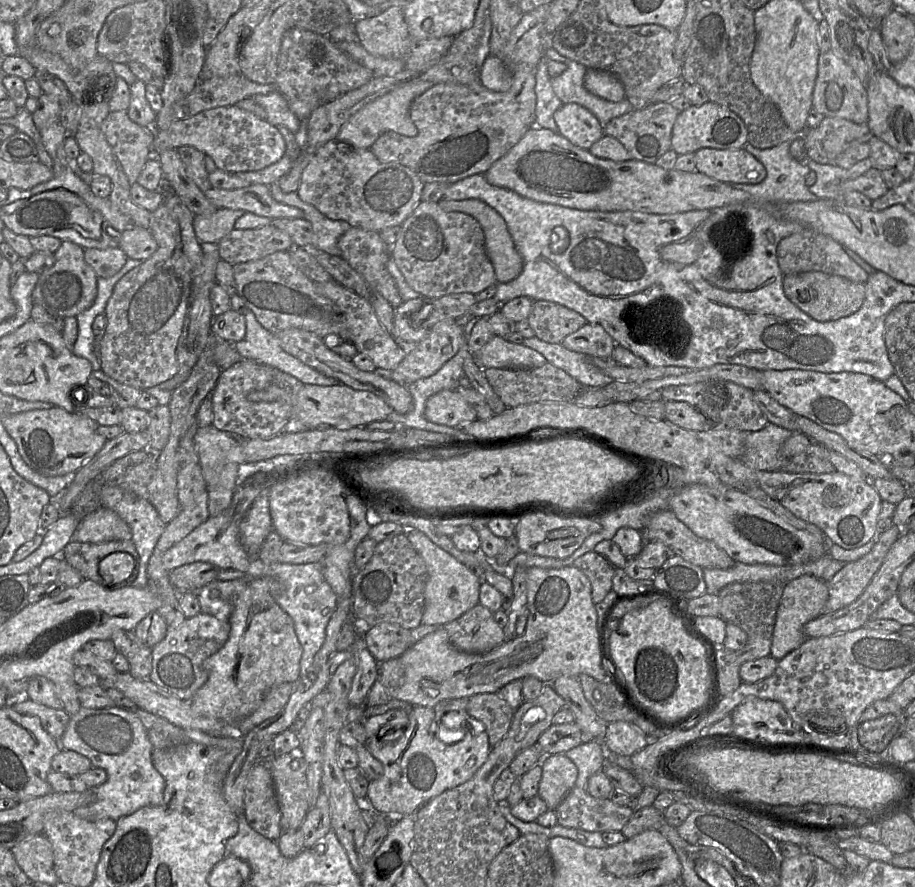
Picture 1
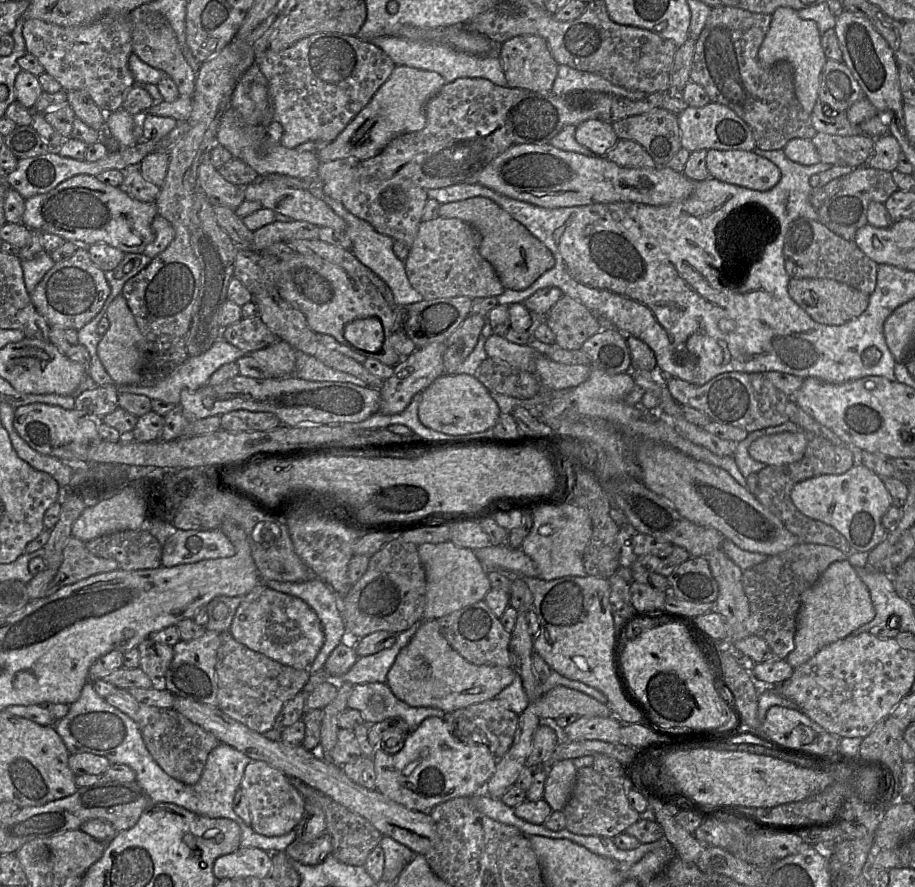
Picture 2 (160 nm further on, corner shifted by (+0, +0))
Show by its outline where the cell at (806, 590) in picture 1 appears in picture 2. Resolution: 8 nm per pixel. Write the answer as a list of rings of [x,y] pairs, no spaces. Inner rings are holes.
[[[847,560],[833,562],[818,581],[802,594],[801,607],[797,614],[795,648],[785,658],[793,668],[814,657],[823,647],[849,636],[875,616],[869,589],[858,570]]]

